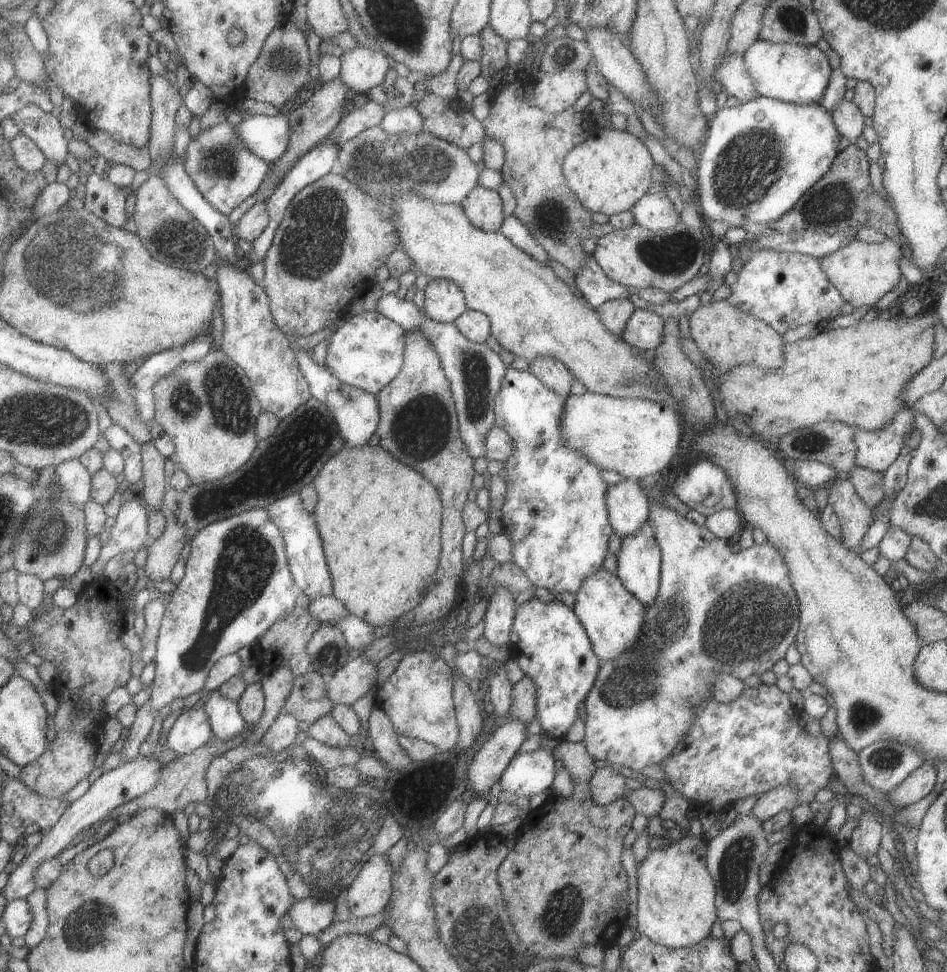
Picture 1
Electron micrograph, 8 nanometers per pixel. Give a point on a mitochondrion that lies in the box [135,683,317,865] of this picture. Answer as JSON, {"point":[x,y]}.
{"point":[247,790]}

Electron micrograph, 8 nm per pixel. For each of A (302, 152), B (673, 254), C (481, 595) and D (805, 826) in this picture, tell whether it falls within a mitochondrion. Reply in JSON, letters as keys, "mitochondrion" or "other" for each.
{"A":"other","B":"mitochondrion","C":"other","D":"other"}

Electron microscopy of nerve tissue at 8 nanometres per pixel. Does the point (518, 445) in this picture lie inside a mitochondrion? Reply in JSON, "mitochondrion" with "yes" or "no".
{"mitochondrion":"no"}

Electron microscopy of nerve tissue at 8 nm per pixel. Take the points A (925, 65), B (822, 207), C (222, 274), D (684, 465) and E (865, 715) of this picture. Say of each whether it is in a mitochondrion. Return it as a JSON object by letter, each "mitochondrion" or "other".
{"A":"other","B":"mitochondrion","C":"other","D":"other","E":"mitochondrion"}

